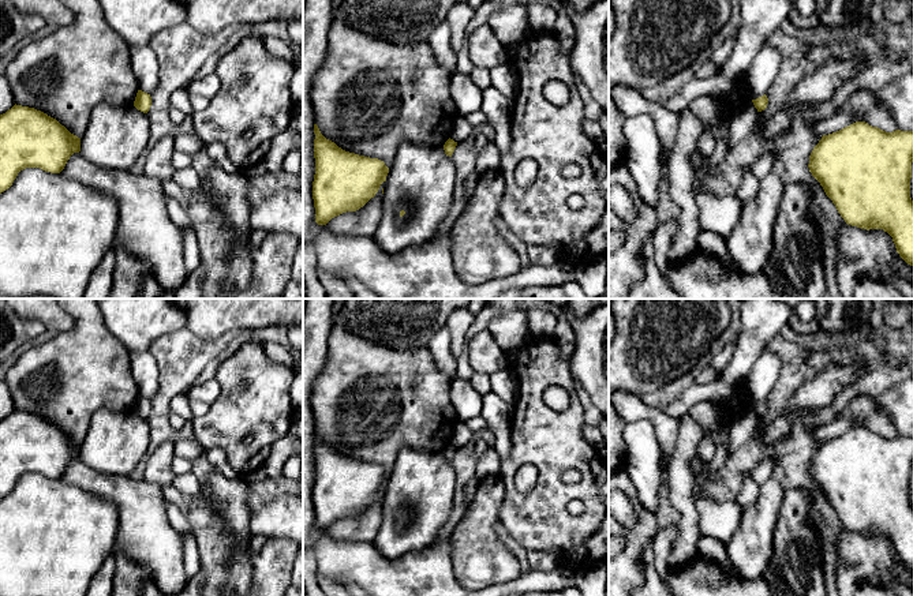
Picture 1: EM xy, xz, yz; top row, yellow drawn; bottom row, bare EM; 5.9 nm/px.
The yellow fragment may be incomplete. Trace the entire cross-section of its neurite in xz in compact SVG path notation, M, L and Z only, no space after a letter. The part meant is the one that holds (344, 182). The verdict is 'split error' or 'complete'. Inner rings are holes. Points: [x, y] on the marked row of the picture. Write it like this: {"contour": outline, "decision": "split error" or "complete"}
{"contour": "M317 124L314 134L315 222L326 225L343 213L359 210L374 198L381 184L386 181L389 168L378 158L343 150L326 139Z", "decision": "complete"}

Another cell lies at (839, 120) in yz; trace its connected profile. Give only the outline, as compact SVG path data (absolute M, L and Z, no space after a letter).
M839 112L828 119L812 123L811 128L813 130L815 134L823 136L837 132L853 123L856 123L856 120L850 115Z

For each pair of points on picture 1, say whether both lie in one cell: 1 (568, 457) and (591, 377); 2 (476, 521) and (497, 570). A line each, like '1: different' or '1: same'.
1: different
2: same

